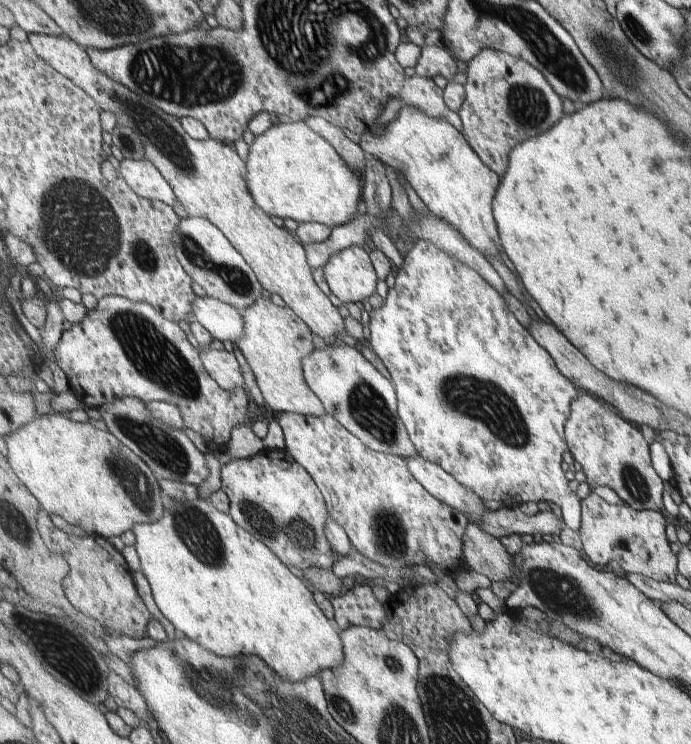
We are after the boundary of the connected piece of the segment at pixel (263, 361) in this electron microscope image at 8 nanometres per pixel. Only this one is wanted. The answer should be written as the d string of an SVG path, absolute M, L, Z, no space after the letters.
M268 298L257 300L251 308L240 311L245 318L245 338L237 346L249 362L256 384L266 400L266 410L299 413L305 416L327 416L324 403L305 380L304 360L315 352L311 328L291 307L277 306Z

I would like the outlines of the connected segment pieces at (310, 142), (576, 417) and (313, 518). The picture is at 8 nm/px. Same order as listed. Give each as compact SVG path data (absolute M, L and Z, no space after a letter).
M306 121L289 123L274 122L274 125L263 134L257 135L249 147L249 155L246 160L249 166L249 190L253 192L253 198L257 204L269 215L278 216L282 219L292 218L299 225L301 223L318 222L335 228L347 224L355 212L359 202L363 201L365 192L365 178L357 174L345 158L341 158L341 152L323 138L317 131L309 128Z
M581 394L573 400L572 413L566 425L569 451L581 464L589 486L608 486L629 506L660 512L664 509L665 480L661 480L651 464L649 444L639 426L615 412L611 405L591 394Z
M266 449L251 458L231 459L221 466L221 488L230 498L230 515L241 528L261 539L265 546L275 552L281 562L302 570L311 567L333 570L336 565L337 554L333 552L327 536L325 536L325 520L329 516L328 506L321 492L313 480L312 474L297 462L289 451L281 449Z

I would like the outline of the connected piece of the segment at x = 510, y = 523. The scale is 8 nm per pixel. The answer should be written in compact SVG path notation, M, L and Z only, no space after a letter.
M505 506L500 510L487 512L483 514L481 527L488 531L489 534L497 538L509 536L509 534L521 534L527 539L558 539L563 532L563 528L567 528L562 517L557 518L551 511L538 511L534 515L525 515L519 510L519 507L511 508Z

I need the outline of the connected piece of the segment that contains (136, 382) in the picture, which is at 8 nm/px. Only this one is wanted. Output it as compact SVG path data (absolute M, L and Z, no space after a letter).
M111 295L100 299L98 305L87 312L83 322L72 323L69 330L64 330L55 350L55 358L67 376L70 391L77 396L81 395L88 406L99 409L103 404L113 402L115 398L133 396L147 403L171 402L181 408L187 430L199 433L212 452L225 450L233 429L249 421L249 396L243 388L225 390L209 374L200 350L191 346L186 335L179 324L165 318L149 302L133 302L129 298Z

